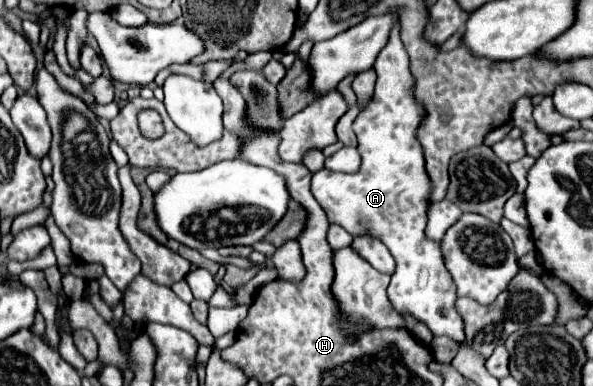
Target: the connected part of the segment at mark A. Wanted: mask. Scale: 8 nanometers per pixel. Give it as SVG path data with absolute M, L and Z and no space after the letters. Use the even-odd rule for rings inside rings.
M399 27L391 31L391 39L387 41L387 47L379 51L377 61L375 61L375 71L377 71L377 85L375 85L375 95L371 103L357 115L353 129L359 139L359 153L363 157L361 167L357 173L337 173L337 171L327 171L321 169L313 175L311 181L311 191L323 211L329 217L329 223L337 223L343 229L351 233L351 223L357 231L357 235L373 235L381 239L391 255L395 257L395 273L391 275L391 283L387 287L389 301L393 303L397 313L411 313L419 321L423 321L433 335L449 335L451 339L463 343L463 321L455 311L455 285L447 269L443 267L441 251L437 241L429 241L423 235L425 223L427 223L427 207L429 207L429 179L425 173L425 163L423 163L423 149L419 141L415 139L415 129L423 117L423 107L415 103L411 97L411 73L409 73L409 57L405 53L405 47L401 43Z

